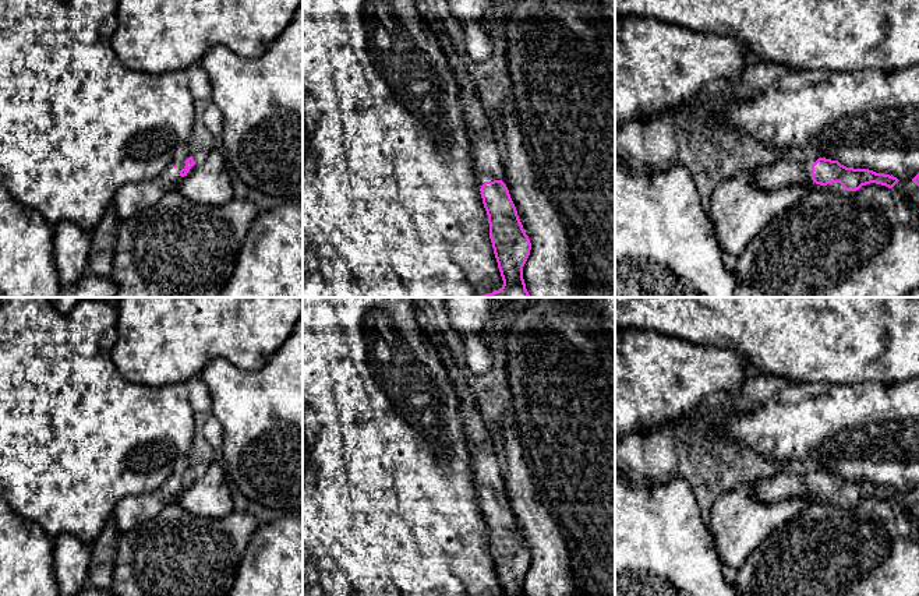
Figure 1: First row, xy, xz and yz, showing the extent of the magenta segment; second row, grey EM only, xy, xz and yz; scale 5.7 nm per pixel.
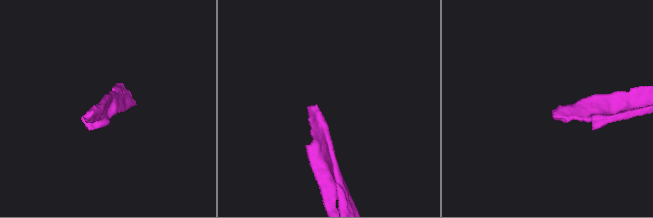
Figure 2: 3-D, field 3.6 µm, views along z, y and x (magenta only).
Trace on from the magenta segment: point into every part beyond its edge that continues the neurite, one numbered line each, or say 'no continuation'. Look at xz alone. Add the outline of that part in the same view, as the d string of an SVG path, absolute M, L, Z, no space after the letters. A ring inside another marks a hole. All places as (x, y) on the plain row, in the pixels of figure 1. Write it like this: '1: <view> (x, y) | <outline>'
1: xz (485, 464) | M470 399L460 402L460 417L467 440L476 487L484 494L503 491L501 458L494 451L483 416Z

